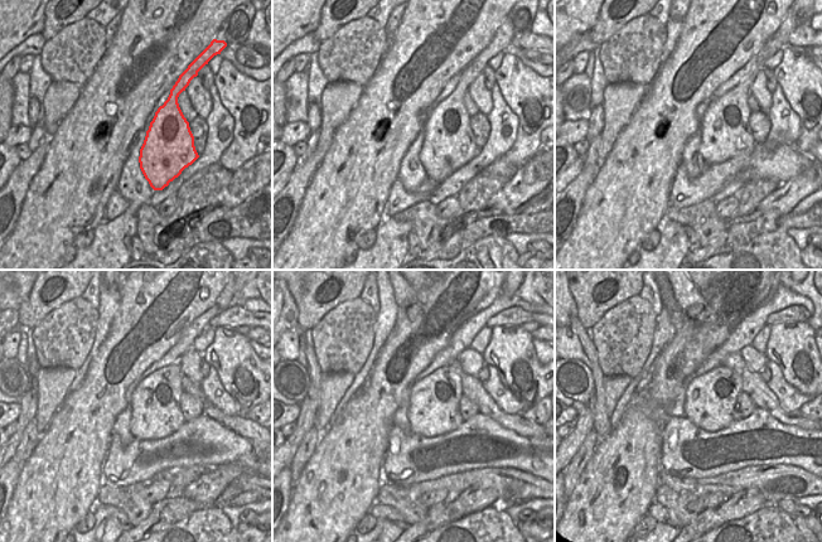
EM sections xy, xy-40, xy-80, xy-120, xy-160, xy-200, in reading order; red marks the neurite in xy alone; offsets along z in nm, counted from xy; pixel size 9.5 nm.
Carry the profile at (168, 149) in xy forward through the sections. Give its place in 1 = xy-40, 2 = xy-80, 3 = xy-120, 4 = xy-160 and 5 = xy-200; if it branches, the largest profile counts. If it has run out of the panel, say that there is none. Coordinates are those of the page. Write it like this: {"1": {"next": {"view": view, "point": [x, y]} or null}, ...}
{"1": {"next": {"view": "xy-40", "point": [449, 144]}}, "2": {"next": {"view": "xy-80", "point": [724, 126]}}, "3": {"next": {"view": "xy-120", "point": [156, 414]}}, "4": {"next": {"view": "xy-160", "point": [434, 410]}}, "5": {"next": {"view": "xy-200", "point": [711, 401]}}}

